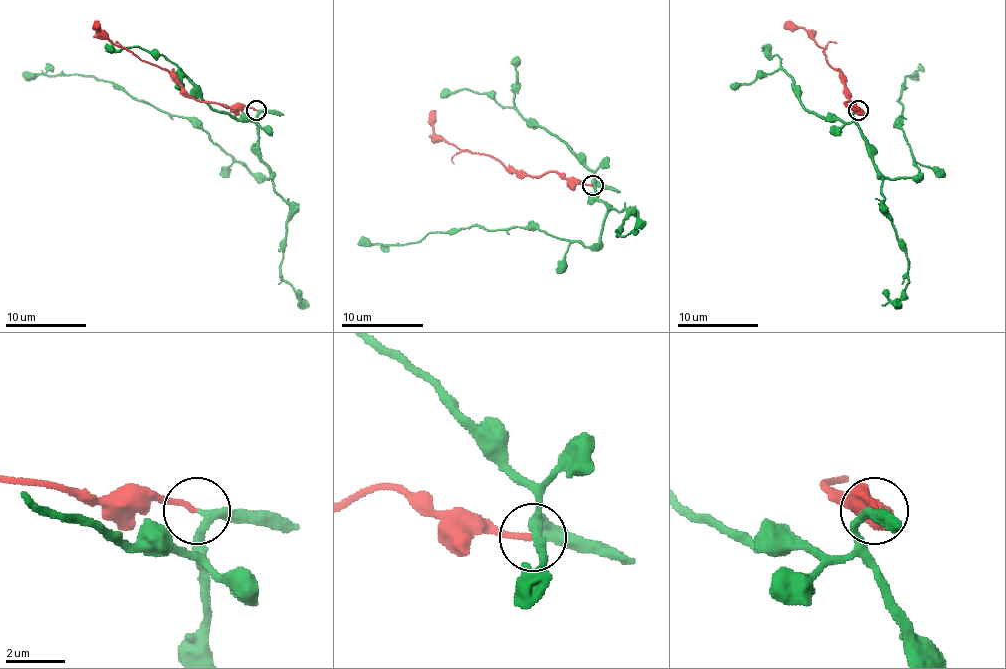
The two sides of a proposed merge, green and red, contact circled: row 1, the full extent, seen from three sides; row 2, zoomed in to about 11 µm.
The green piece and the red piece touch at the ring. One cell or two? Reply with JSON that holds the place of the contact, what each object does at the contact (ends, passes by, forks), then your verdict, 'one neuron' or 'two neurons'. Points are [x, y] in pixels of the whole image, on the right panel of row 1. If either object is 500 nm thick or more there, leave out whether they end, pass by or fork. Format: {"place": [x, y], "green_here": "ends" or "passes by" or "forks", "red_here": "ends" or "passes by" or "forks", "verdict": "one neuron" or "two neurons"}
{"place": [858, 110], "green_here": "passes by", "red_here": "ends", "verdict": "one neuron"}

